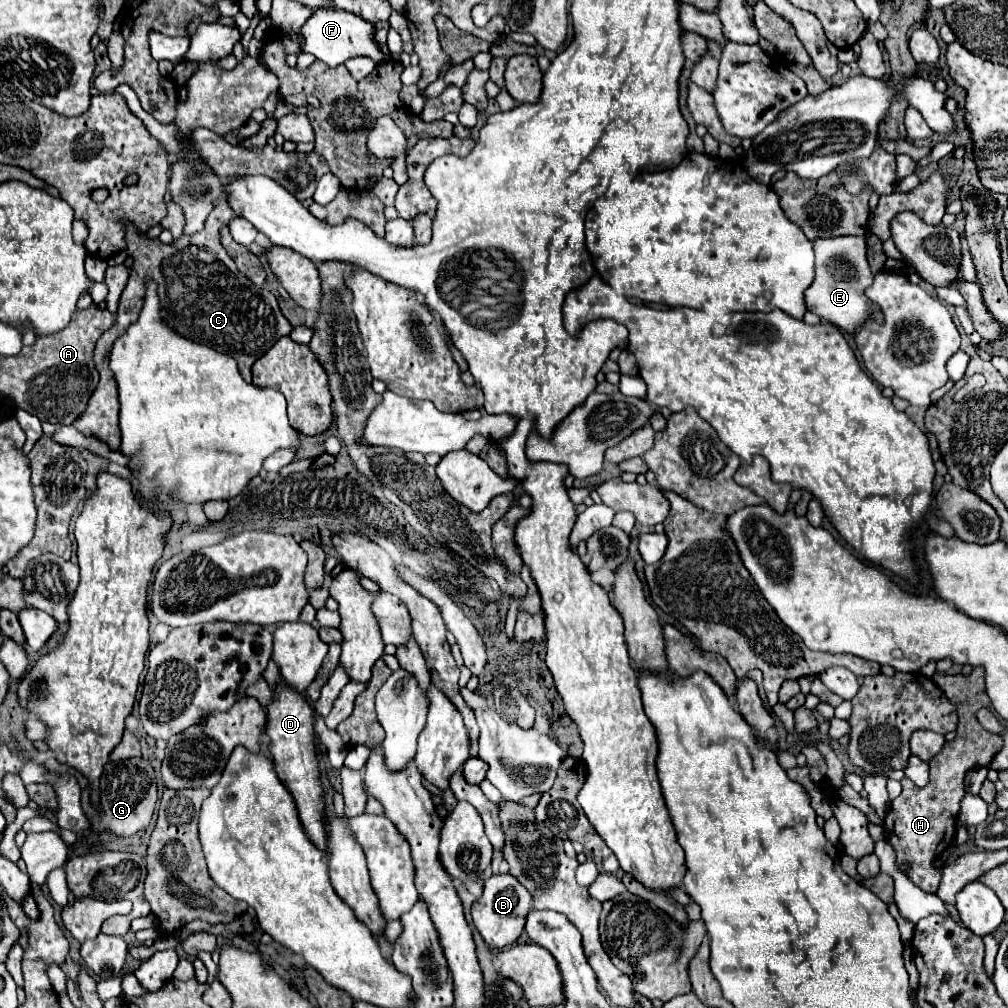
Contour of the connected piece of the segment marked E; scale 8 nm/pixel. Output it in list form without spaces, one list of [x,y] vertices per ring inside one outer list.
[[[837,236],[837,238],[819,238],[813,242],[815,250],[815,280],[805,290],[807,310],[815,312],[821,320],[835,324],[837,328],[855,334],[867,320],[883,324],[883,316],[869,316],[871,302],[865,296],[865,290],[873,284],[873,272],[865,254],[865,240],[859,236]]]

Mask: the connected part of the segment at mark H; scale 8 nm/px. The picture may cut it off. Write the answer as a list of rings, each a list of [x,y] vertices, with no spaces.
[[[975,668],[969,676],[935,674],[933,680],[941,686],[945,696],[959,710],[957,738],[953,742],[947,742],[941,754],[929,762],[931,778],[927,786],[917,788],[909,778],[901,780],[903,792],[895,800],[891,800],[891,810],[883,820],[885,836],[889,838],[897,856],[897,868],[901,870],[903,864],[909,864],[909,870],[905,872],[907,878],[929,894],[937,892],[941,880],[941,872],[935,868],[935,860],[947,846],[953,844],[959,802],[965,796],[963,776],[975,766],[987,766],[993,760],[993,756],[1003,748],[1003,736],[985,730],[977,720],[977,710],[989,708],[989,698],[985,694],[981,668]]]

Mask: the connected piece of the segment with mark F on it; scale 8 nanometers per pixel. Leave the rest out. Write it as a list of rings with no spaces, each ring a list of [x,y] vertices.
[[[339,8],[315,10],[311,14],[311,18],[305,22],[305,26],[301,28],[299,38],[301,38],[303,52],[311,52],[315,58],[323,60],[329,68],[335,68],[355,56],[367,56],[367,58],[375,60],[377,64],[383,60],[391,60],[391,56],[385,54],[381,50],[381,44],[375,40],[373,24],[369,24],[367,20],[363,20],[351,12],[339,10]]]

